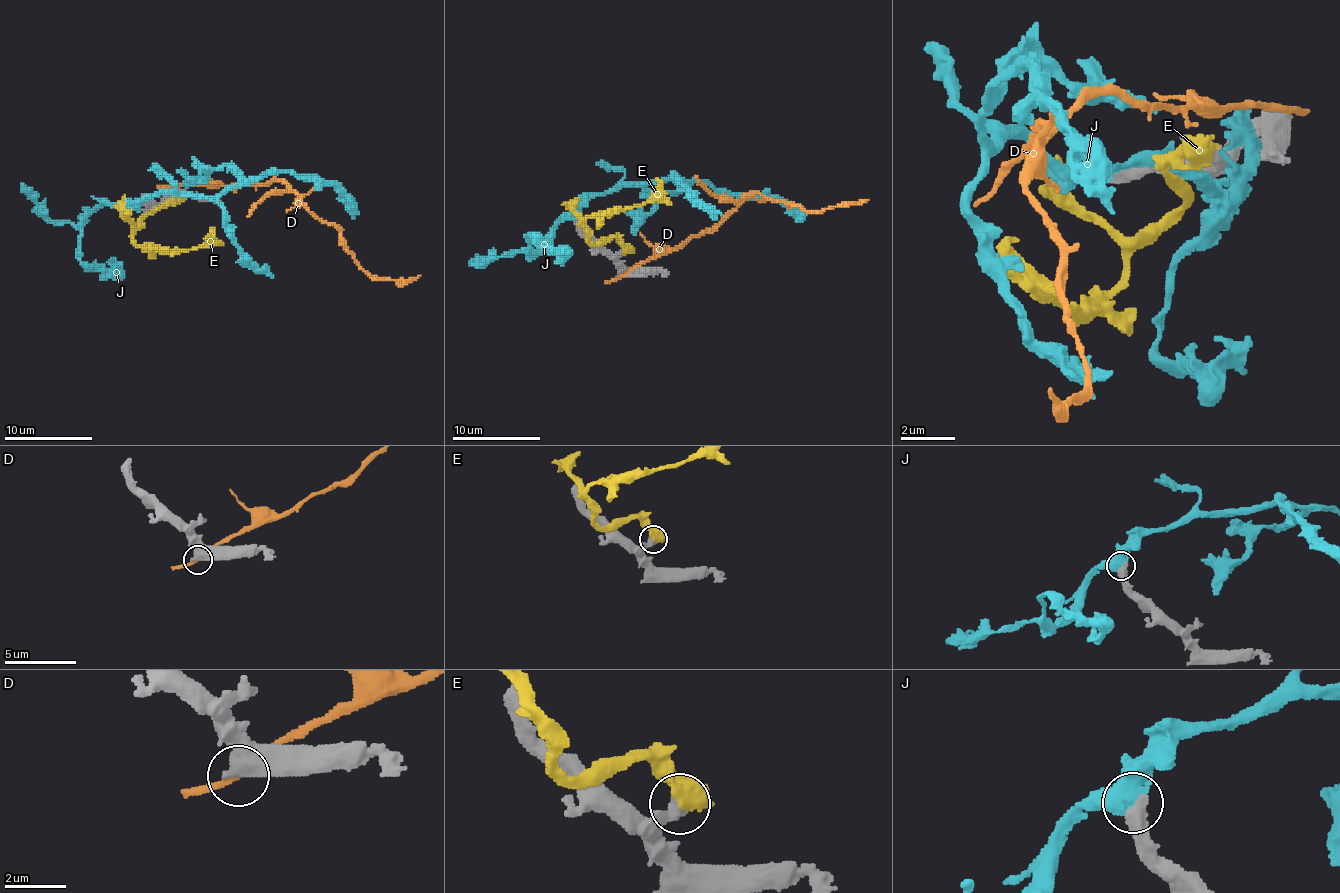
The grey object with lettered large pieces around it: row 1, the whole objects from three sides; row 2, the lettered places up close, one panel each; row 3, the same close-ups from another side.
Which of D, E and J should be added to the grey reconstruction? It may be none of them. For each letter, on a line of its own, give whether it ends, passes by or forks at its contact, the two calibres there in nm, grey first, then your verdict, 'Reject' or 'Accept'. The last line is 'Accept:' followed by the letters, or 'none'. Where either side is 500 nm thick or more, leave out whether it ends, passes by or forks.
D: Thickness 650 nm (grey) against 240 nm. Reject
E: Thickness 400 nm (grey) against 750 nm. Reject
J: Thickness 500 nm (grey) against 550 nm. Accept
Accept: J

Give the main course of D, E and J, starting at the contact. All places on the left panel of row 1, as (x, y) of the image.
D: (172, 185), (262, 185), (282, 181), (310, 212), (339, 231), (339, 242), (370, 275), (413, 280), (420, 275)
E: (177, 201), (153, 209), (133, 234), (133, 240), (139, 247), (192, 249), (207, 240), (207, 234)
J: (128, 205), (135, 205), (148, 196), (221, 194), (258, 181), (269, 172), (277, 172), (328, 181), (354, 218)

